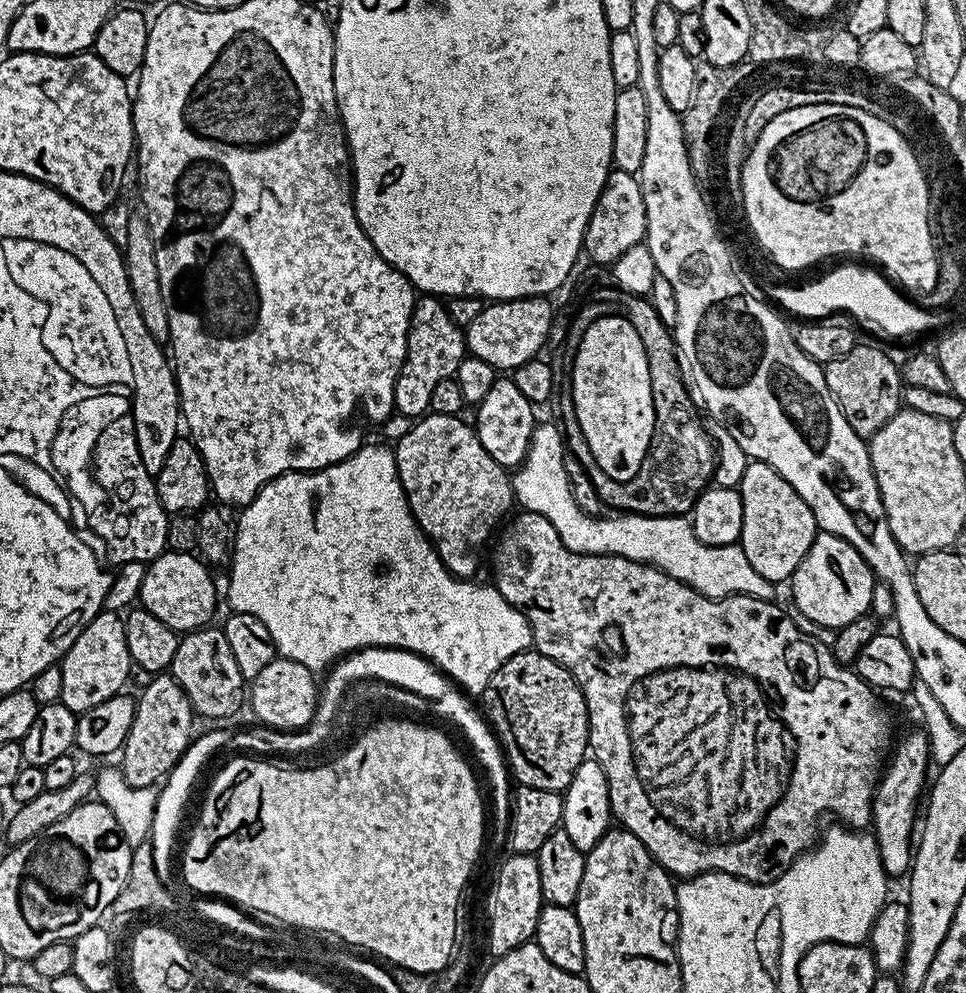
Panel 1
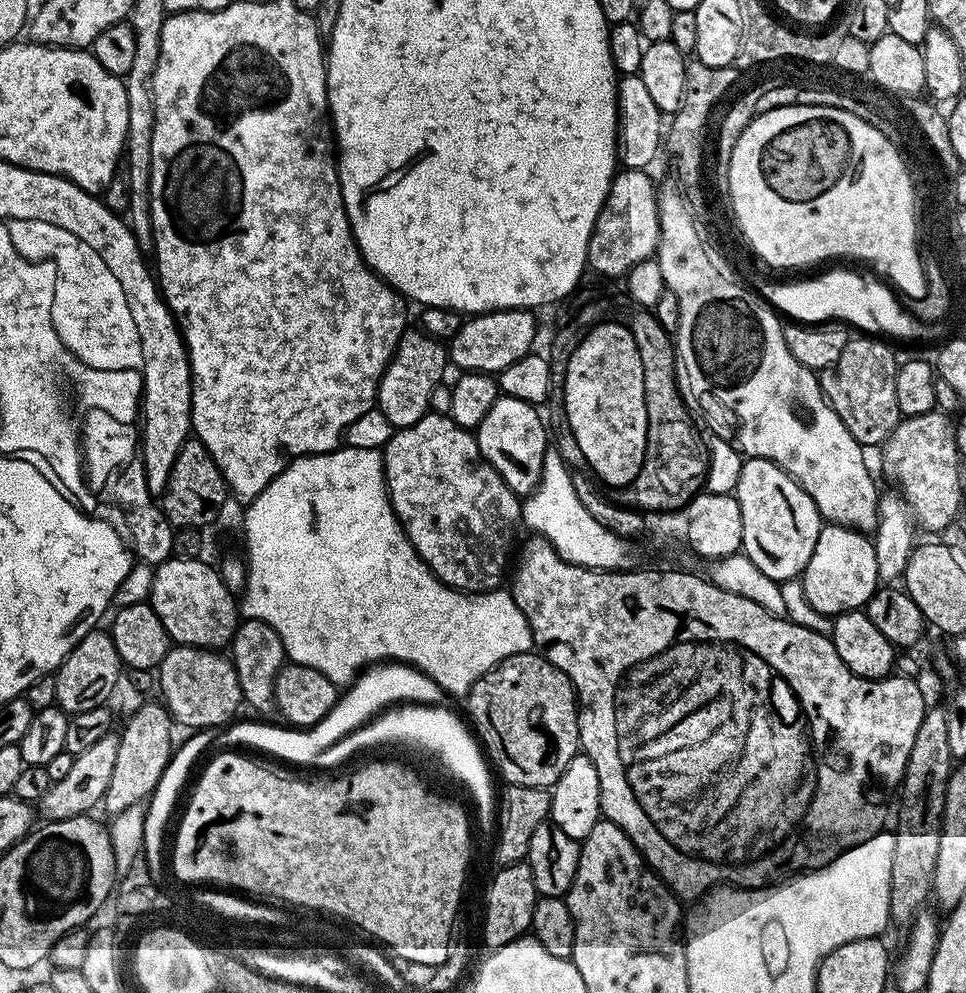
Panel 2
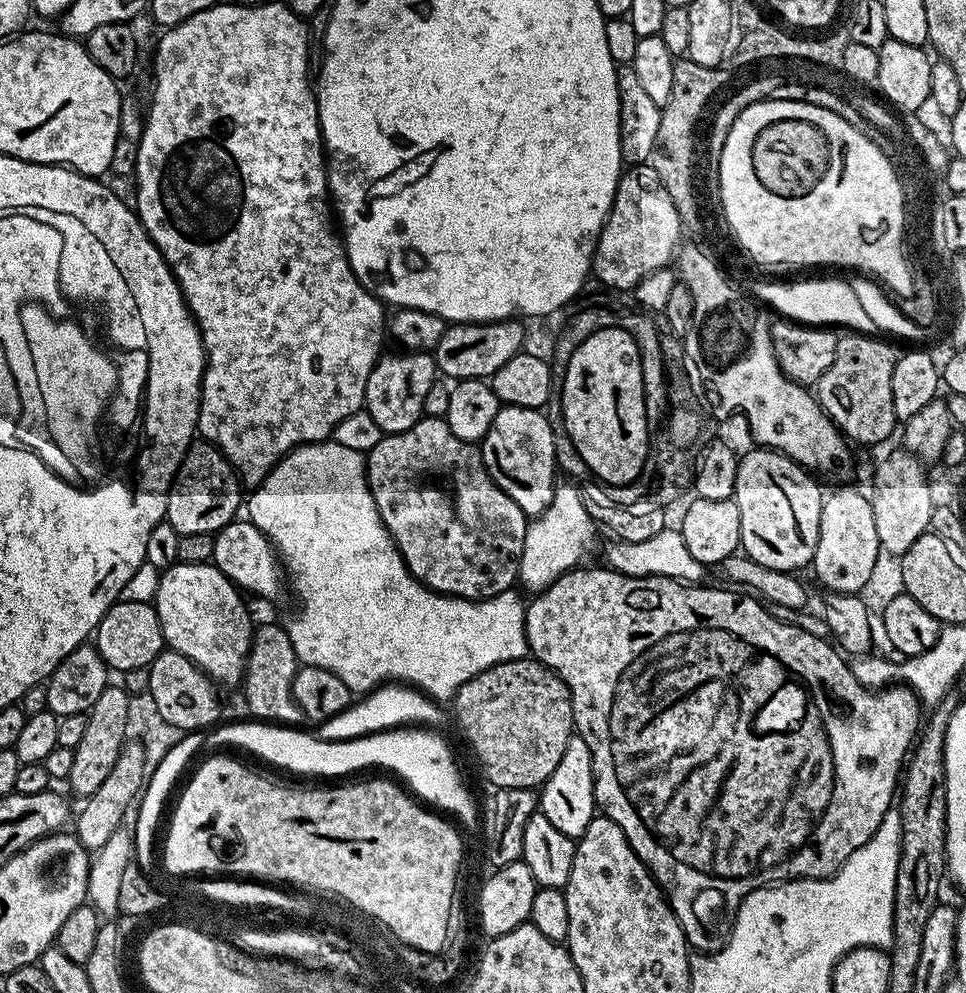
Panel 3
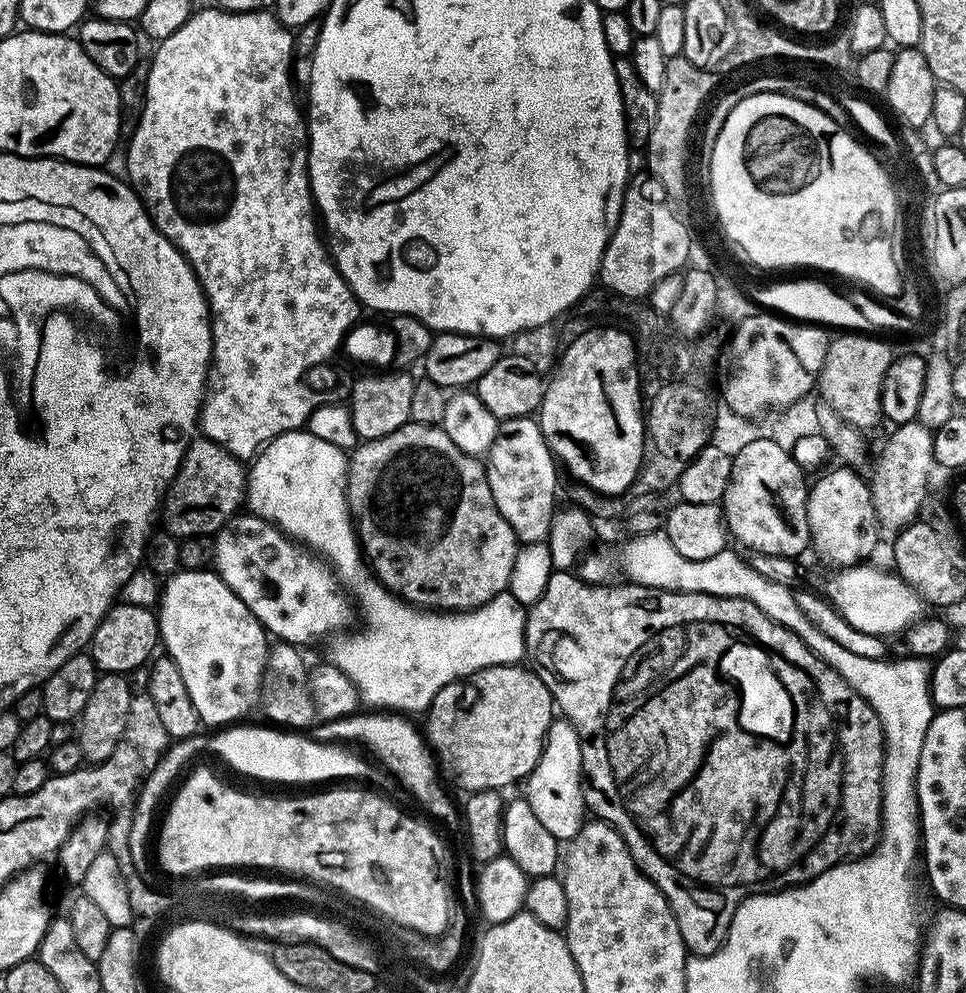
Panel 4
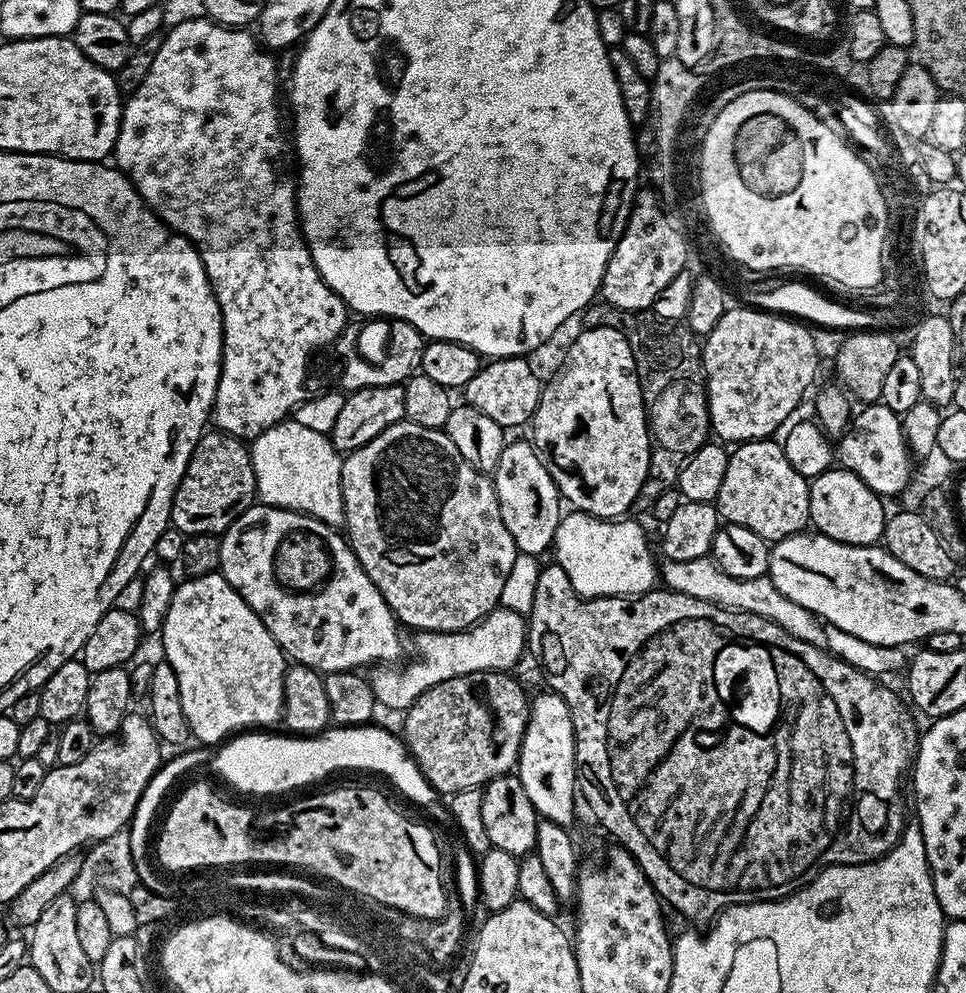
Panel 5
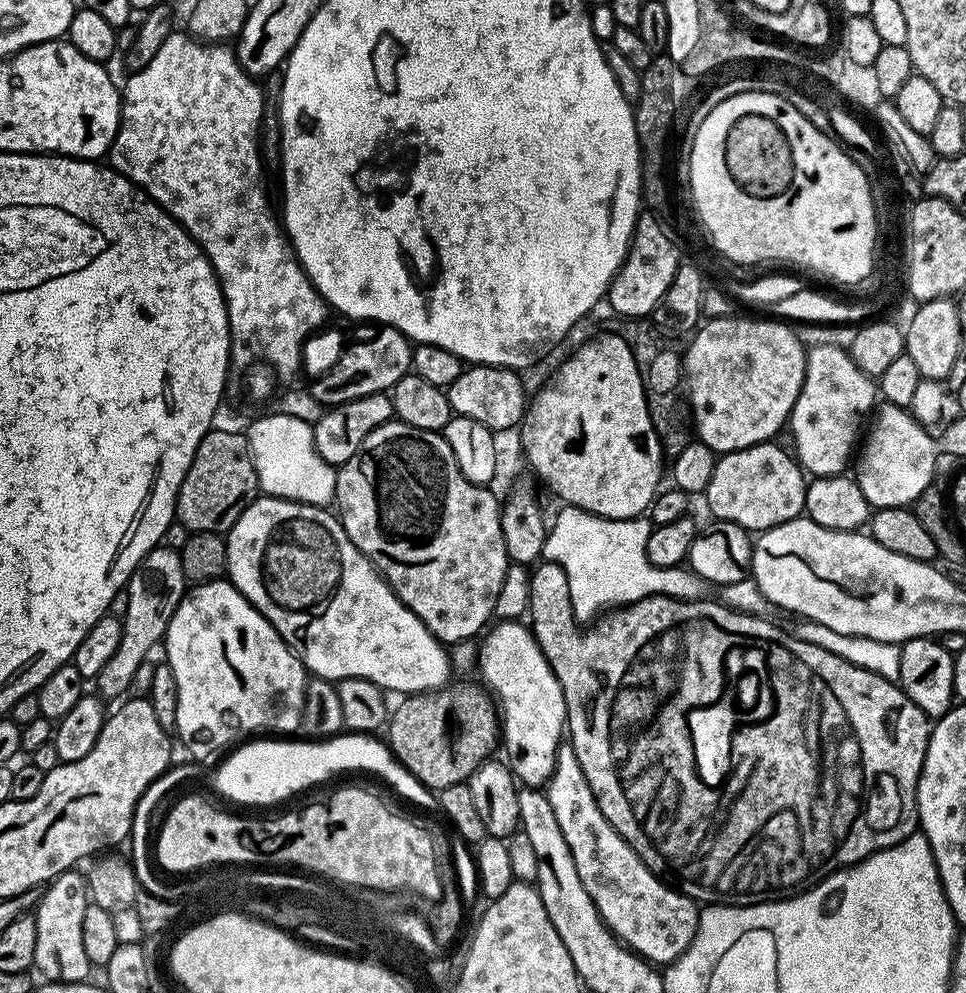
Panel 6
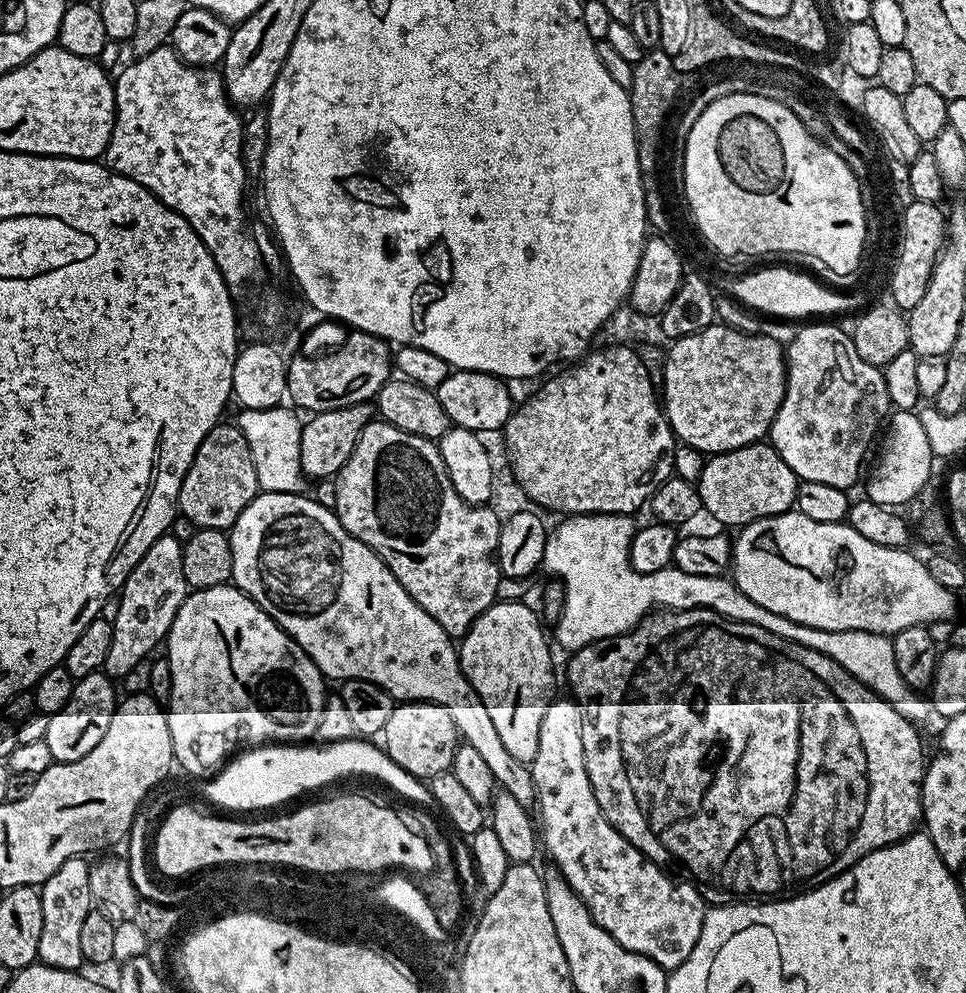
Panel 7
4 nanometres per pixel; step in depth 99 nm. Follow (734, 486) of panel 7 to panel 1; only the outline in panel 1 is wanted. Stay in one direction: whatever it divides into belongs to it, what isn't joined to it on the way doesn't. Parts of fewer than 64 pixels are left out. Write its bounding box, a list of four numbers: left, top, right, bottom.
[738,460,818,582]

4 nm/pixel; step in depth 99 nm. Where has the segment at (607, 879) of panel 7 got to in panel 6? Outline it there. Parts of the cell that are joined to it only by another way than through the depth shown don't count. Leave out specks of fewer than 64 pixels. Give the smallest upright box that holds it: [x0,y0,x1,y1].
[546,743,700,966]

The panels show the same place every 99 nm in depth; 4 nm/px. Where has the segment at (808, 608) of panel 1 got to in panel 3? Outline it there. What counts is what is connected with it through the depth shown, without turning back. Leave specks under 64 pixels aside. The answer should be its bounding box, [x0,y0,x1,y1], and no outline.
[811,488,881,594]

